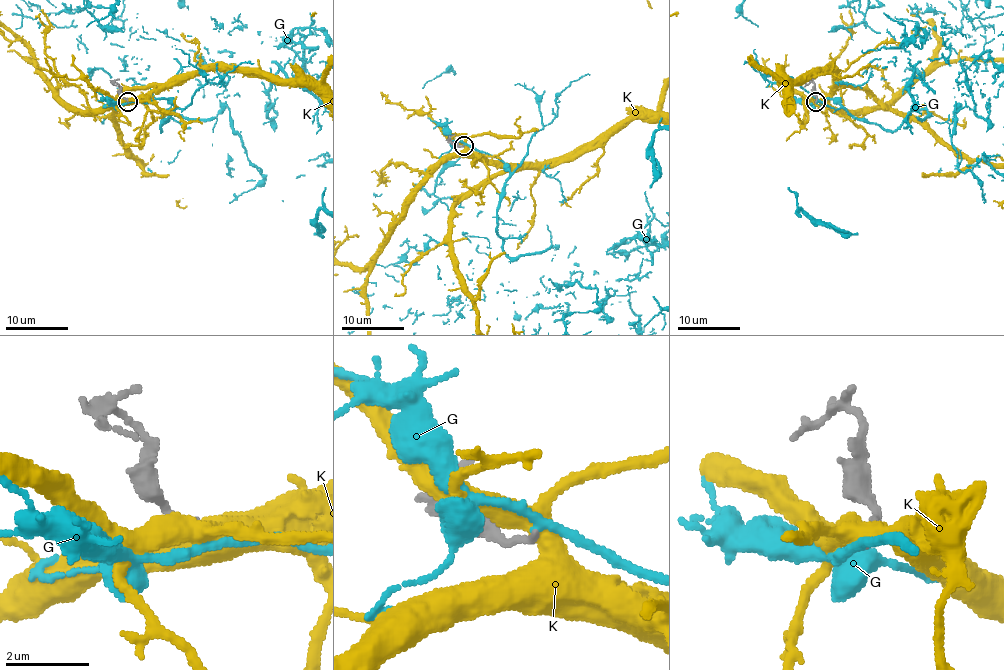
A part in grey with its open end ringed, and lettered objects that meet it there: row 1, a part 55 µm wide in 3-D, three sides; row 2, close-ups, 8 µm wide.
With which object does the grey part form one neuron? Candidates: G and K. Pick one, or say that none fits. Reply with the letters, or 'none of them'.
none of them

